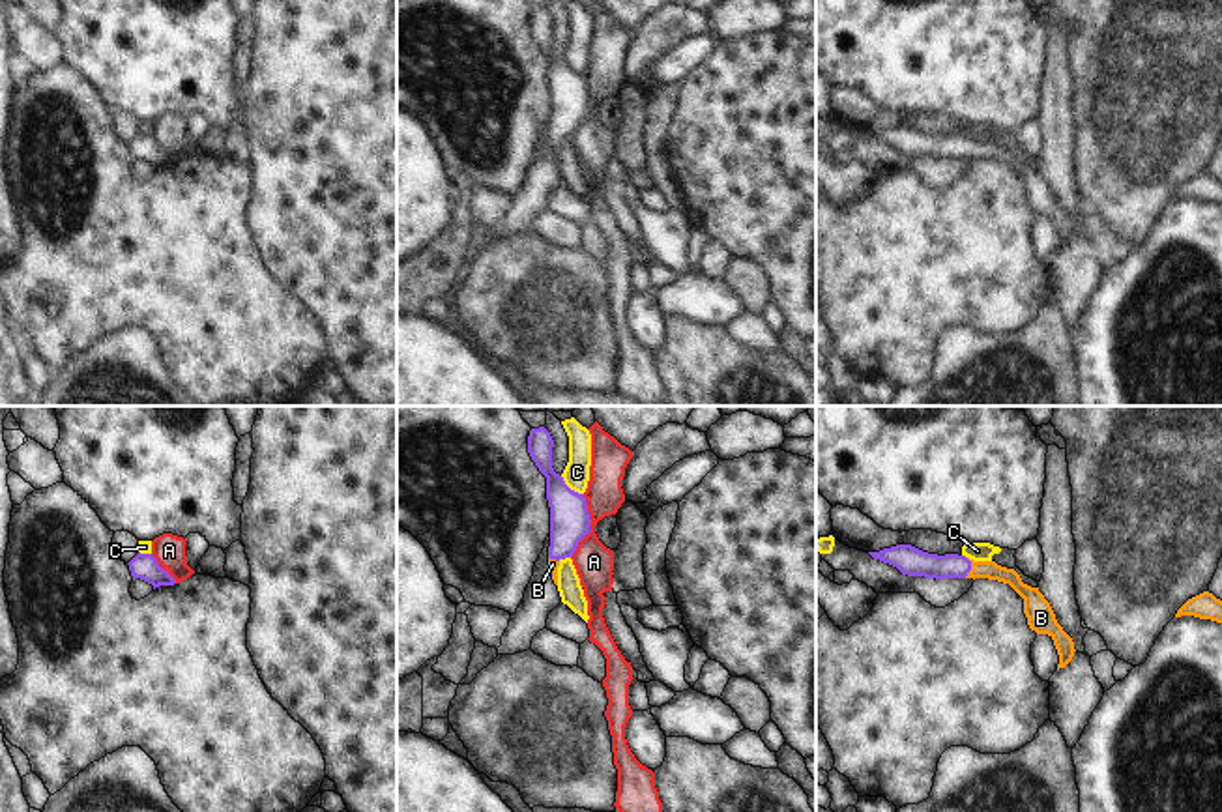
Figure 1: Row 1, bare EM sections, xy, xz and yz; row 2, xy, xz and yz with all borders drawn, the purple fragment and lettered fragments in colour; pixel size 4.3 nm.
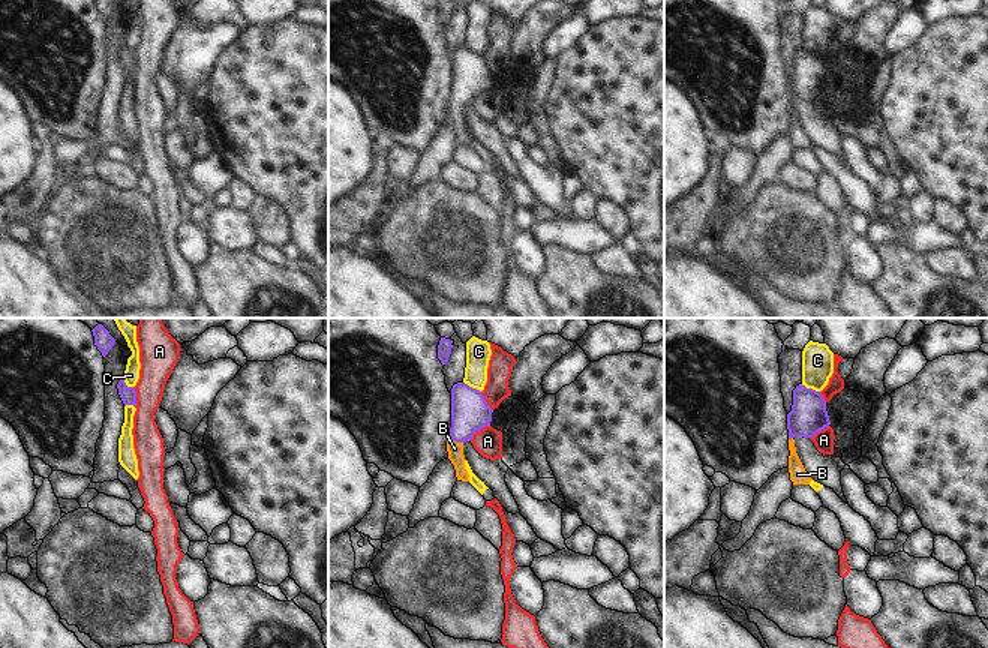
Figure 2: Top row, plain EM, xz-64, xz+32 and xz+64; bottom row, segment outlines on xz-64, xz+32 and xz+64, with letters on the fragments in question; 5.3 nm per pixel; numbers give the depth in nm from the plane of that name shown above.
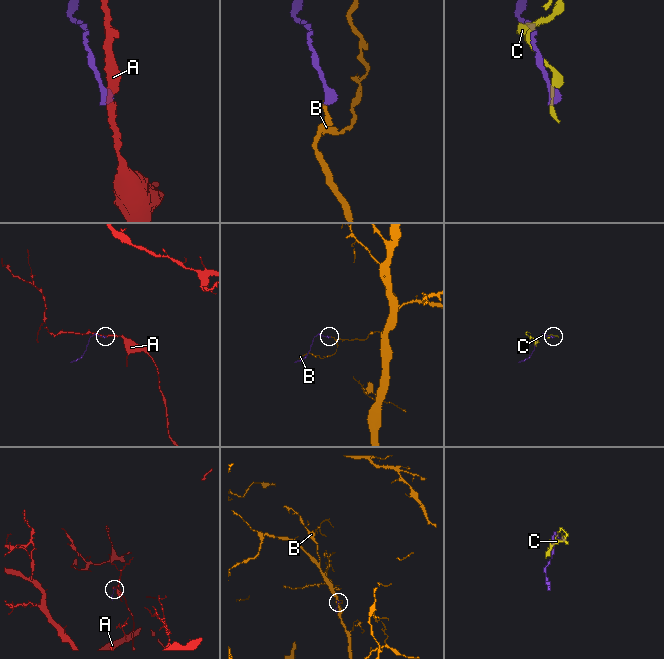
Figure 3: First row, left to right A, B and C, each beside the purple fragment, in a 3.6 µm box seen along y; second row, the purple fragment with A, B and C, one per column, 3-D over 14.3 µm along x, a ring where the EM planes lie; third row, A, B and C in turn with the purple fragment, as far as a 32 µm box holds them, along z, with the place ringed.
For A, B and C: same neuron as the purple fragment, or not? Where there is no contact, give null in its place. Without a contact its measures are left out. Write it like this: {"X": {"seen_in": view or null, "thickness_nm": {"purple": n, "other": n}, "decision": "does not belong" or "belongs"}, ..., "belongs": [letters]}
{"A": {"seen_in": "xz", "thickness_nm": {"purple": 180, "other": 170}, "decision": "does not belong"}, "B": {"seen_in": "yz", "thickness_nm": {"purple": 120, "other": 80}, "decision": "belongs"}, "C": {"seen_in": "xz", "thickness_nm": {"purple": 180, "other": 110}, "decision": "does not belong"}, "belongs": ["B"]}

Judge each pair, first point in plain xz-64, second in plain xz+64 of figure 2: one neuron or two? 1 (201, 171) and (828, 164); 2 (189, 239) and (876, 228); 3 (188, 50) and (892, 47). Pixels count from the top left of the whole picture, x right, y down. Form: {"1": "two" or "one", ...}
{"1": "two", "2": "two", "3": "one"}

